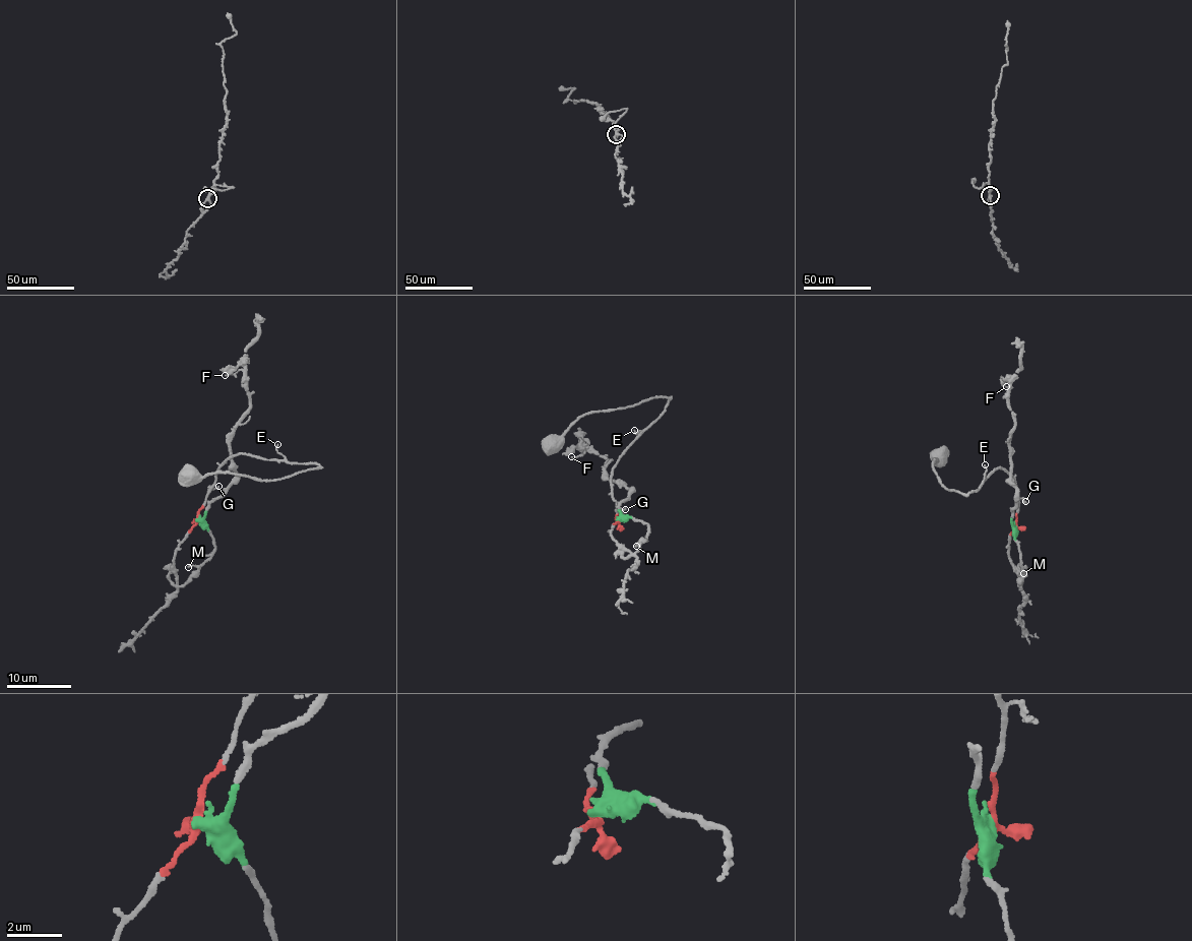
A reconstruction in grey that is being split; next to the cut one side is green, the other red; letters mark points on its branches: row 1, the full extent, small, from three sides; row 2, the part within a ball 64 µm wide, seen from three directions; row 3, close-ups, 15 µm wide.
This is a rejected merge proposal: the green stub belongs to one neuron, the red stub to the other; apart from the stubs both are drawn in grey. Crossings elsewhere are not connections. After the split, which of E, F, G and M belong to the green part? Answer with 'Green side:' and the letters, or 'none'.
Green side: F, M

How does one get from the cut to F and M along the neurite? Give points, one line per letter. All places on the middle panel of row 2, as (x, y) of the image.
F: (618, 521), (618, 508), (628, 497), (630, 489), (603, 475), (604, 464), (609, 460), (589, 448), (571, 457)
M: (618, 521), (638, 519), (649, 525), (645, 540), (639, 541), (635, 547)

